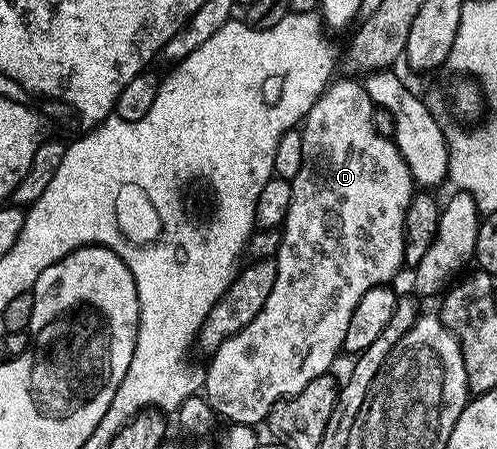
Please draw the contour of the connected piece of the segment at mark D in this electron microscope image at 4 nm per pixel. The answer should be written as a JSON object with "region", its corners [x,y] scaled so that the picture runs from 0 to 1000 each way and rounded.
{"region":[[[678,176],[640,216],[634,238],[626,238],[626,247],[604,281],[610,310],[610,372],[602,372],[602,390],[594,390],[588,399],[586,461],[573,481],[573,499],[565,510],[567,541],[553,570],[557,584],[553,639],[545,639],[545,657],[537,657],[537,675],[529,675],[529,693],[521,693],[521,702],[513,702],[513,710],[505,710],[497,728],[459,751],[425,788],[419,797],[421,815],[414,811],[408,822],[412,835],[408,882],[429,909],[431,922],[439,931],[455,929],[455,940],[473,947],[523,949],[523,938],[527,944],[539,931],[545,906],[553,906],[557,893],[592,884],[596,875],[610,871],[610,862],[618,862],[618,853],[626,853],[626,844],[664,829],[672,820],[668,813],[678,784],[682,788],[688,784],[698,746],[698,719],[706,719],[706,702],[722,677],[722,666],[730,666],[730,657],[738,657],[746,639],[783,635],[789,617],[815,590],[815,490],[823,457],[835,437],[835,405],[819,363],[807,350],[807,339],[799,334],[797,314],[773,305],[757,290],[751,272],[753,241],[751,225],[738,212],[734,192],[724,178]]]}

